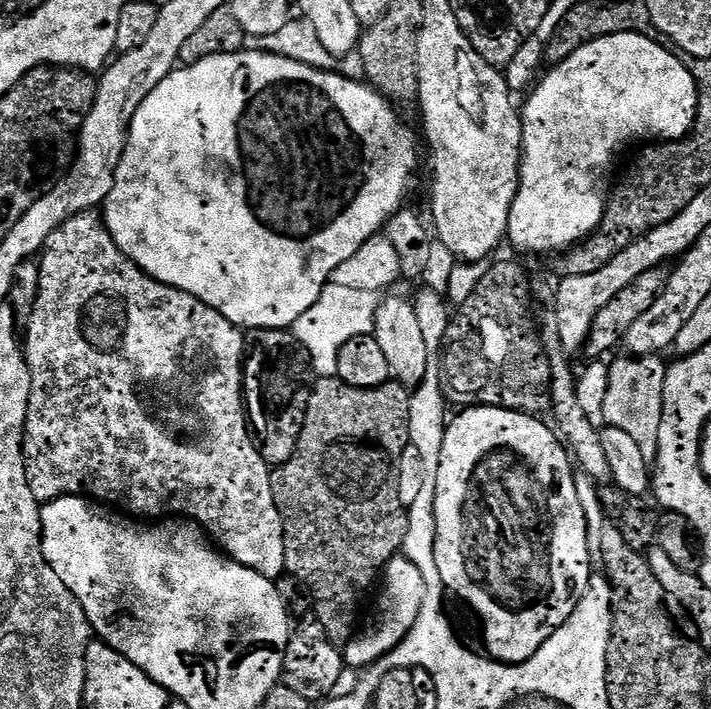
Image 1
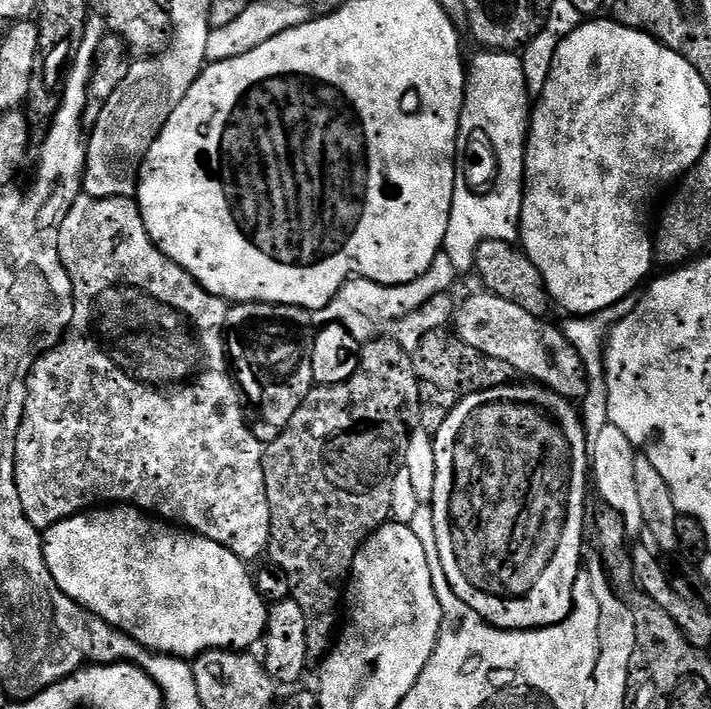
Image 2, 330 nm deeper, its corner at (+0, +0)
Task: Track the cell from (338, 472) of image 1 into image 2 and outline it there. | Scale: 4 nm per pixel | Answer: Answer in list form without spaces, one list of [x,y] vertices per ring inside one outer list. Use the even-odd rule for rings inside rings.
[[[372,340],[360,349],[360,365],[356,373],[341,384],[313,387],[302,406],[298,406],[294,418],[290,418],[288,425],[280,431],[278,439],[265,447],[264,481],[266,498],[270,502],[267,555],[271,563],[286,570],[292,591],[290,599],[298,602],[302,614],[306,614],[308,649],[304,656],[309,665],[319,665],[330,651],[330,641],[338,628],[336,611],[342,608],[340,591],[343,588],[345,591],[358,550],[380,527],[389,523],[394,478],[404,463],[408,437],[417,427],[420,410],[420,379],[416,376],[410,353],[402,350],[397,340]]]

